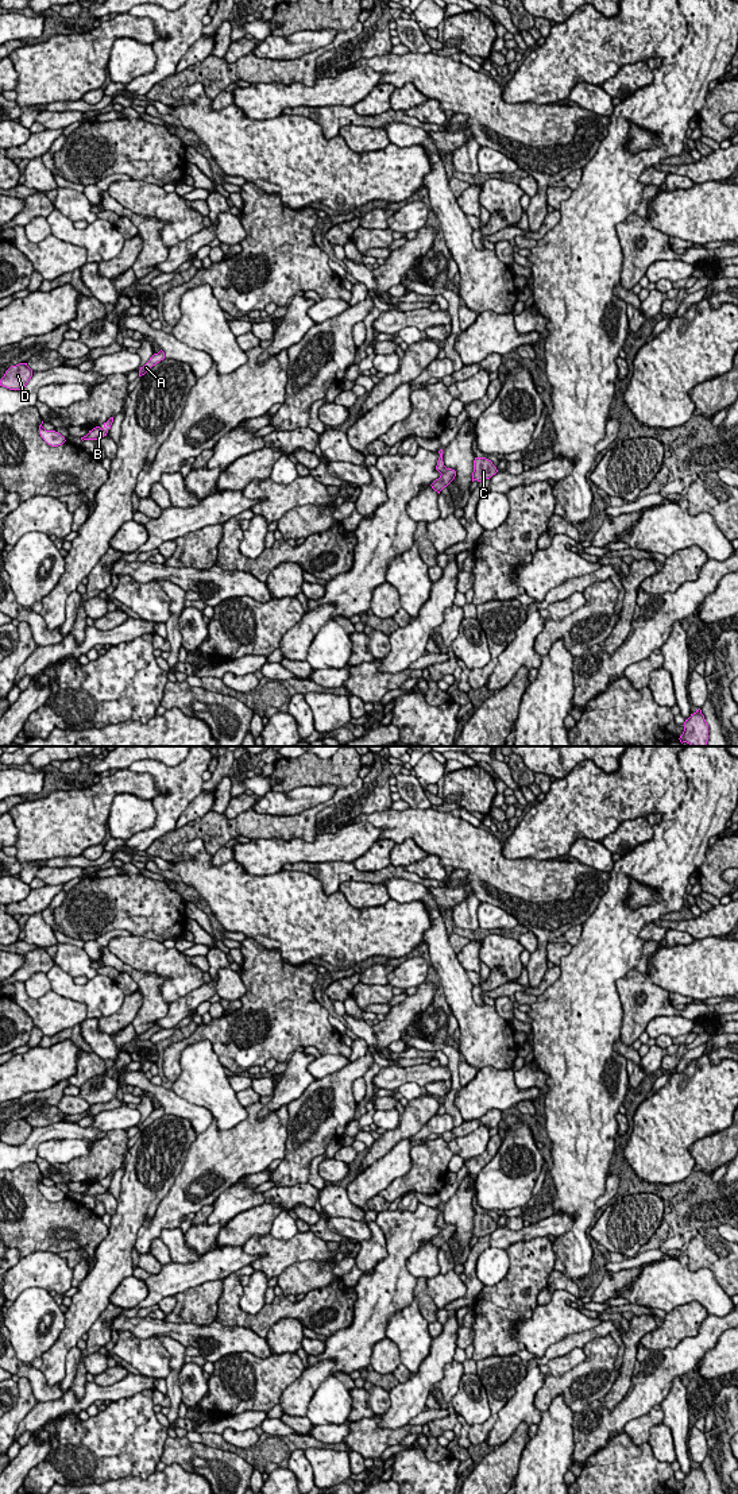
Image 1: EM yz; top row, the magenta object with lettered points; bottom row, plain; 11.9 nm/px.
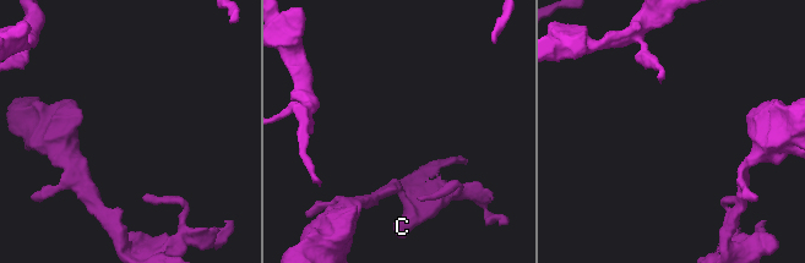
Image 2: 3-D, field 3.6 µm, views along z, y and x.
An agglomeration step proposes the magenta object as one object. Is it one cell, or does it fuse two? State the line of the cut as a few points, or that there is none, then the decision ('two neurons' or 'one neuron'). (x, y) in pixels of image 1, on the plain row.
cut none; one neuron

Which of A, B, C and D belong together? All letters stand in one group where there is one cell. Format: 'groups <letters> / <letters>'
groups A B C D

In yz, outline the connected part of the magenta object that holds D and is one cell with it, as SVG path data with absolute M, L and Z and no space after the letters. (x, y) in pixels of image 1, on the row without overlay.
M19 1119L16 1122L11 1122L5 1127L4 1132L0 1135L0 1142L9 1146L22 1146L26 1143L31 1132L32 1126L27 1122L27 1119Z

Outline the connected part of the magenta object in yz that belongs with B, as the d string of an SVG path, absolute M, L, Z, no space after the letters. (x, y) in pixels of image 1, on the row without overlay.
M111 1173L107 1178L104 1178L103 1185L100 1182L96 1182L92 1186L89 1186L86 1192L81 1193L81 1196L84 1197L84 1196L103 1194L104 1192L107 1192L108 1186L111 1185L112 1178L113 1178L113 1173Z

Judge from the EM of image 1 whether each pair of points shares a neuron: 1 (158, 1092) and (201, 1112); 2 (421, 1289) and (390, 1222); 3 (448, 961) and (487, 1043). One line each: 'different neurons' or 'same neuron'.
1: same neuron
2: different neurons
3: same neuron

